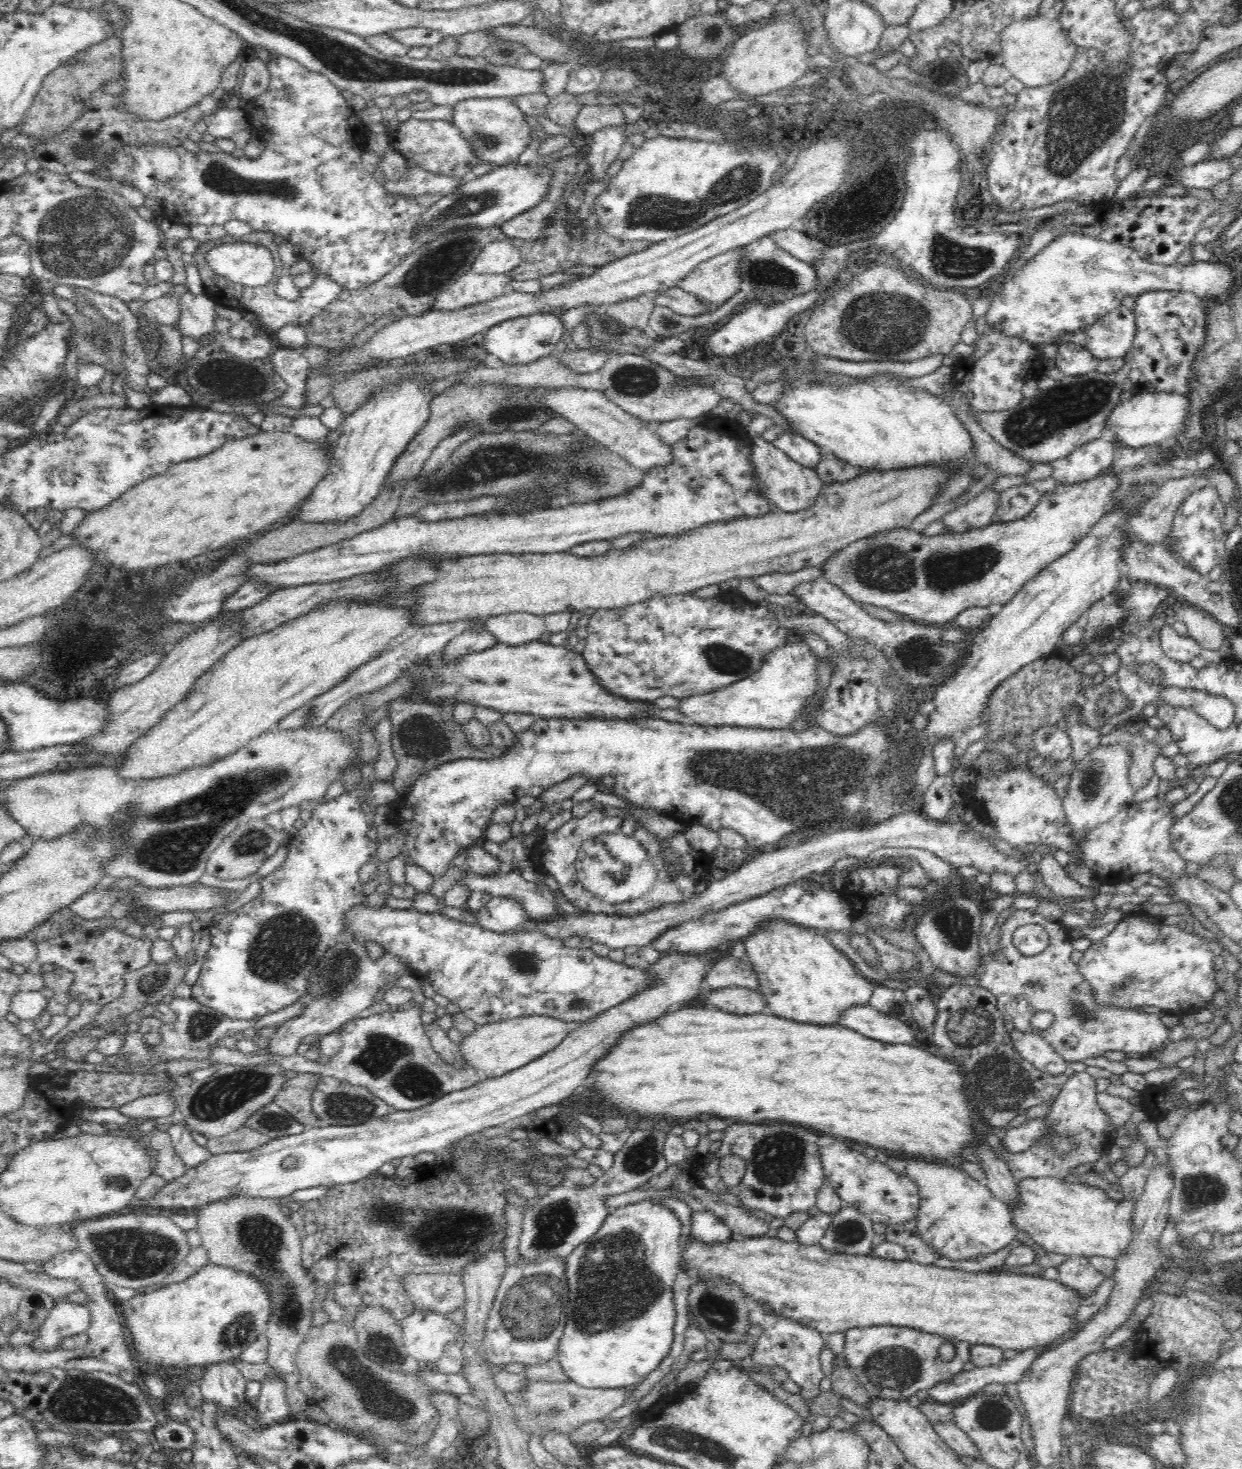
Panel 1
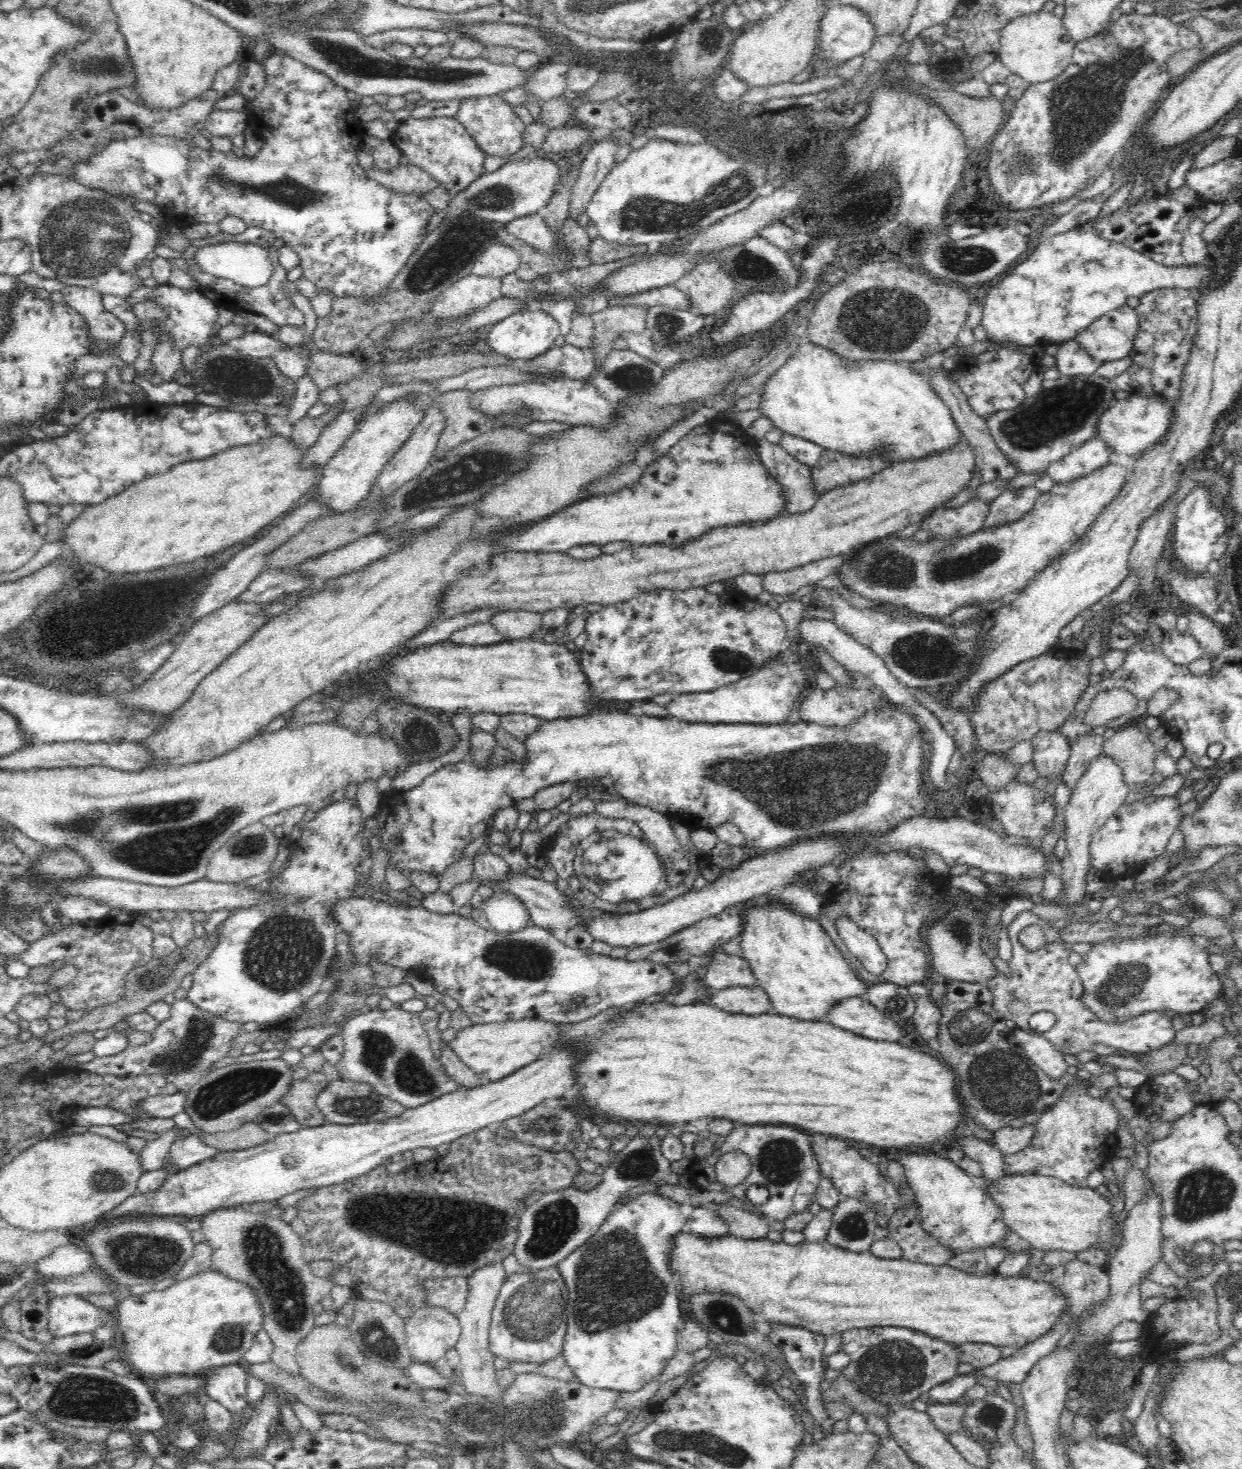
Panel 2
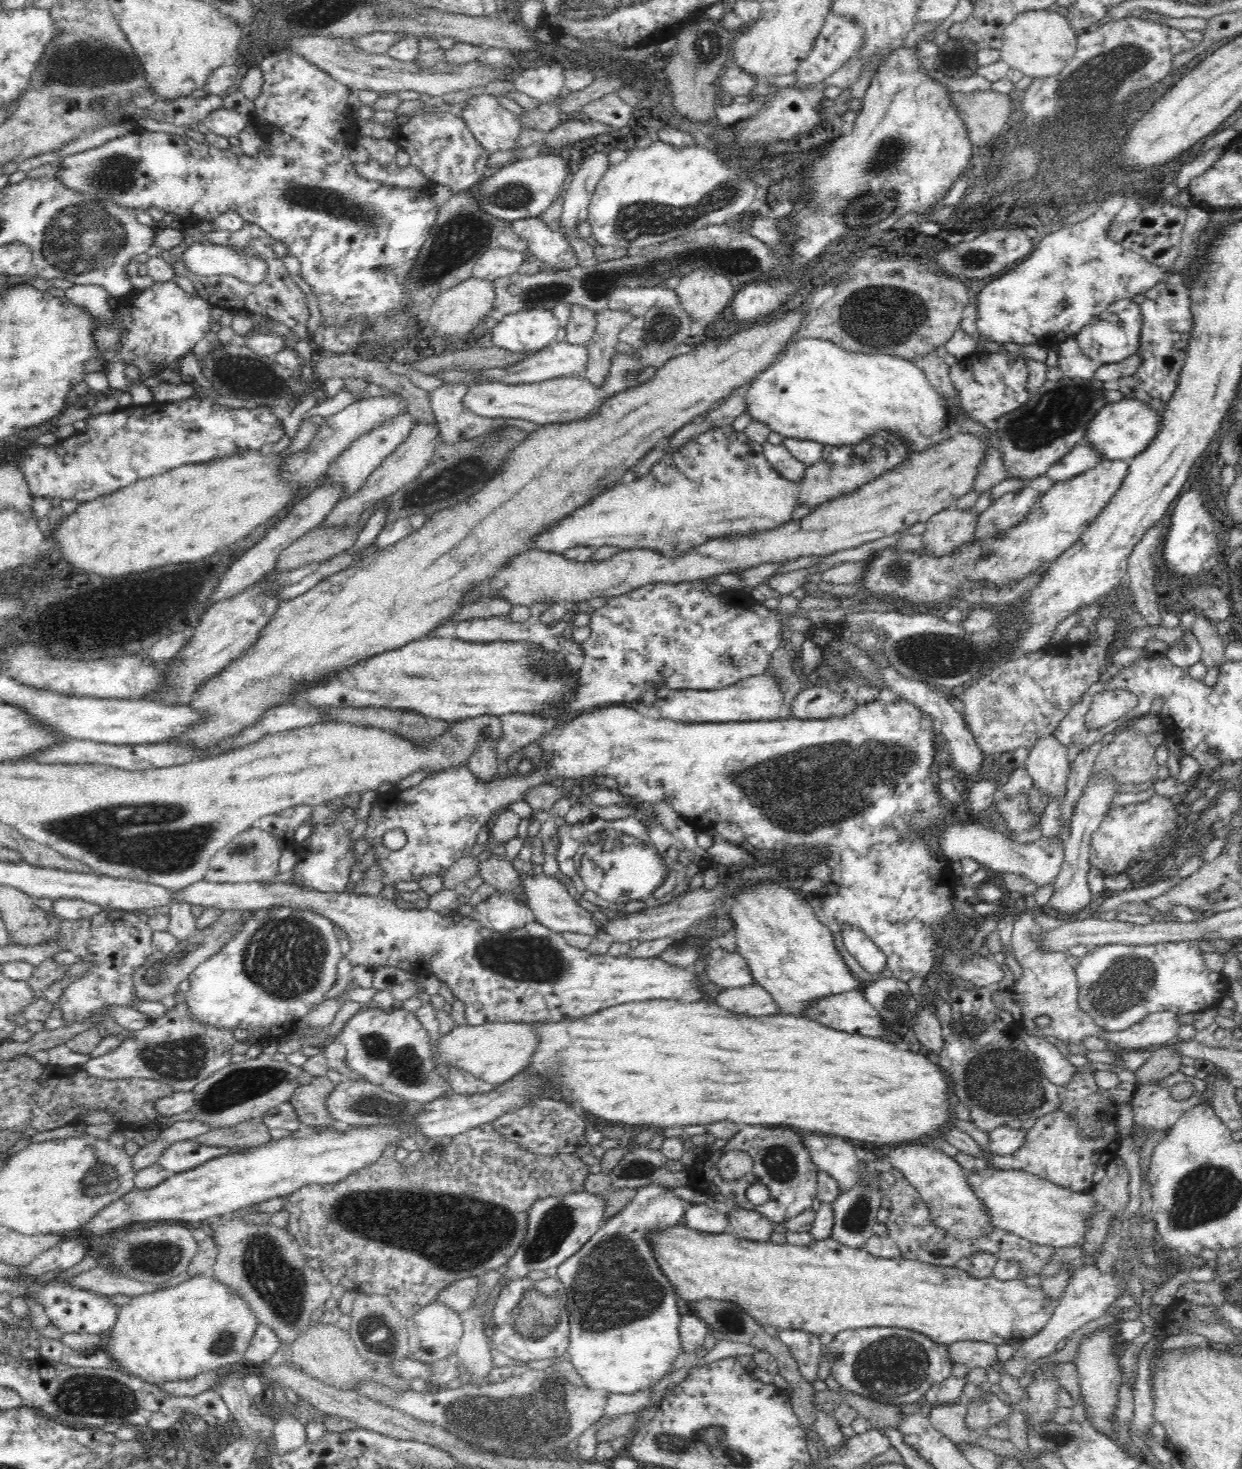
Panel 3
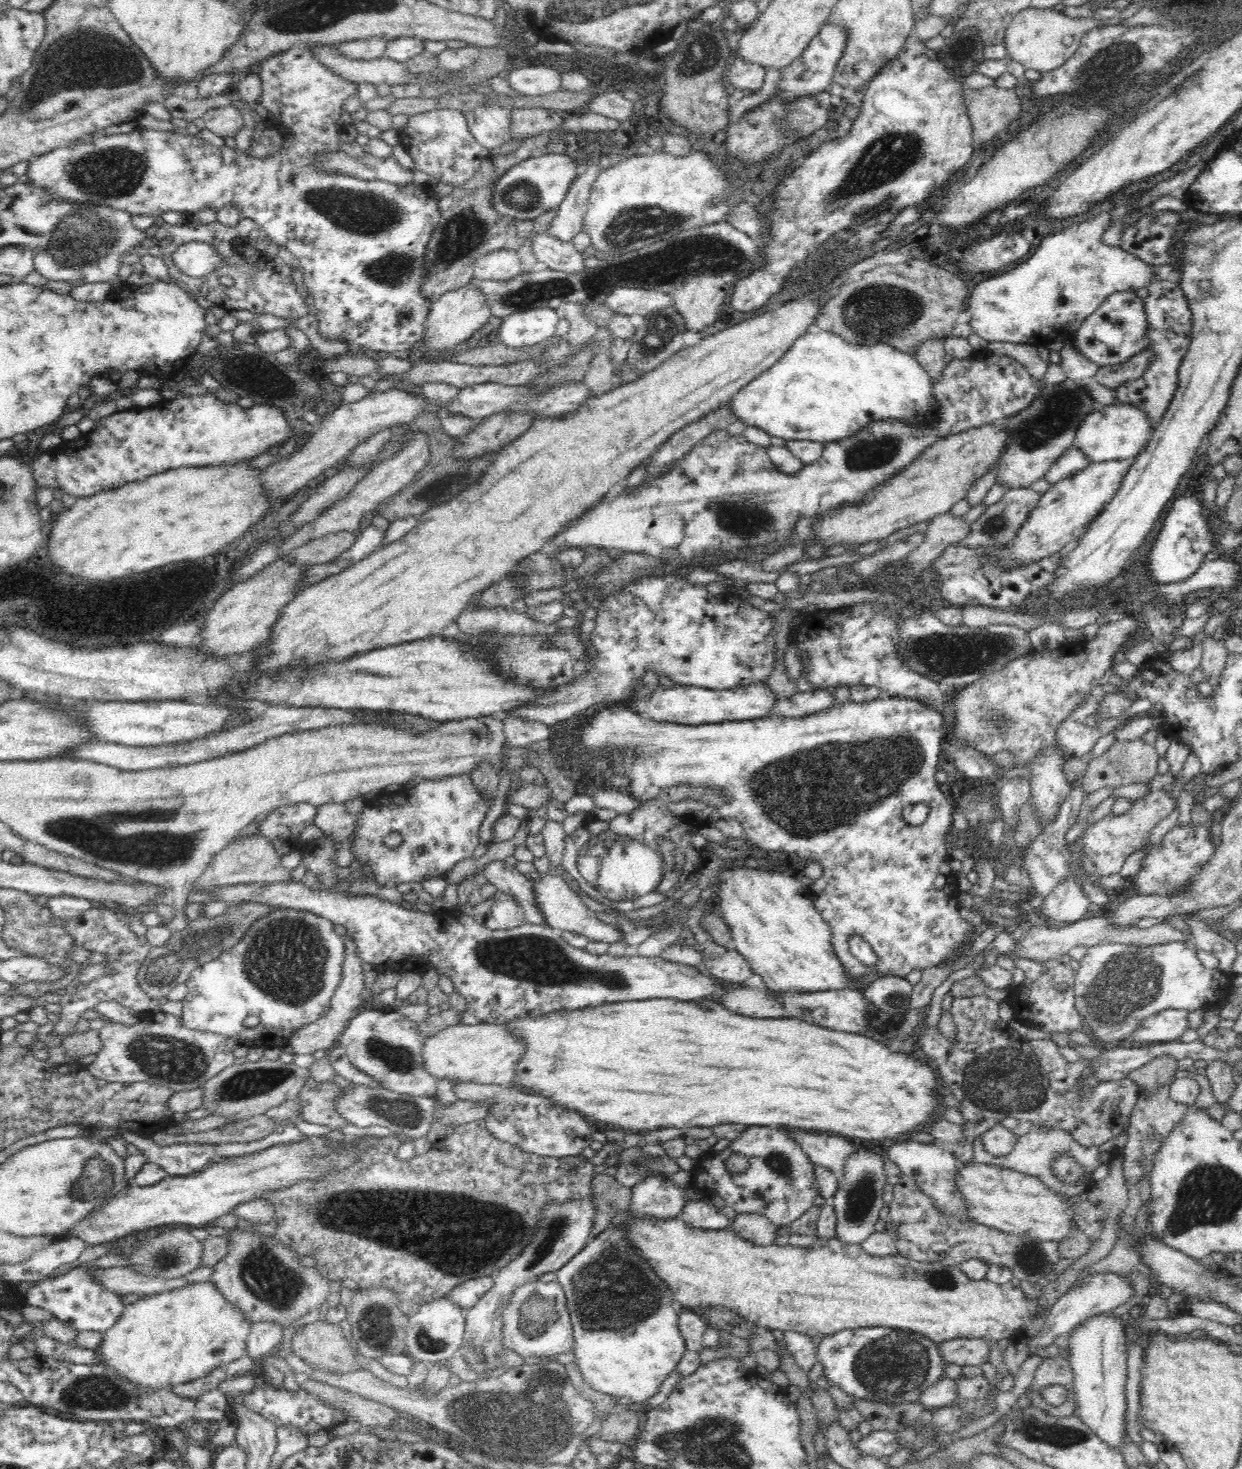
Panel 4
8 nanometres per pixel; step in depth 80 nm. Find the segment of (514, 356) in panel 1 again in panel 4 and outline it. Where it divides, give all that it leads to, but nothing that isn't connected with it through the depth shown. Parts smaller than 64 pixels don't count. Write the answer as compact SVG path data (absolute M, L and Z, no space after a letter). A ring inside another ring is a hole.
M549 307L526 308L503 318L497 341L512 348L536 346L555 335L560 314Z

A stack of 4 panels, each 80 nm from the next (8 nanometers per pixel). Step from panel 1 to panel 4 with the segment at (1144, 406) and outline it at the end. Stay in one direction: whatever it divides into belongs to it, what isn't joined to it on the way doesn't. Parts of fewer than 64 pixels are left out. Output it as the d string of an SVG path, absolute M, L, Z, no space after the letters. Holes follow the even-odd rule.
M1118 402L1111 405L1097 407L1090 412L1076 430L1076 440L1073 446L1084 451L1084 455L1090 462L1104 462L1108 460L1124 460L1136 456L1143 450L1153 432L1152 423L1148 421L1144 410L1130 405L1130 403Z

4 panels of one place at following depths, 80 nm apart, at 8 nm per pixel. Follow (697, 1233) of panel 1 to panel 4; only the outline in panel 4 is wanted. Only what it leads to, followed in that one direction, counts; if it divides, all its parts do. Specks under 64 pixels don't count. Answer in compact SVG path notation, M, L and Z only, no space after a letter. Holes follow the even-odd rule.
M703 1197L698 1201L688 1201L680 1218L694 1228L726 1229L730 1220L722 1213L722 1209L712 1205L709 1199Z

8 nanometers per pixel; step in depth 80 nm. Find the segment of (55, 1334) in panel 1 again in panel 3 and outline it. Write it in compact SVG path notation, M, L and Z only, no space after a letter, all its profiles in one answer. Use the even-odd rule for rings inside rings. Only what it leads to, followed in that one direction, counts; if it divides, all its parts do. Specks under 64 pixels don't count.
M46 1279L40 1289L32 1292L32 1294L26 1294L26 1297L44 1305L49 1322L66 1333L104 1333L112 1329L117 1322L119 1309L116 1305L110 1303L110 1296L75 1286L67 1286L65 1281L52 1283L49 1279Z

